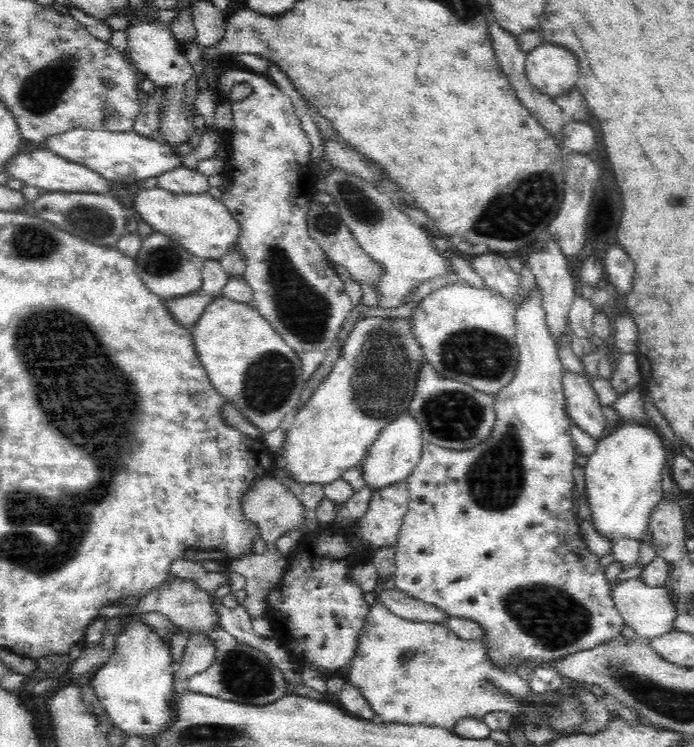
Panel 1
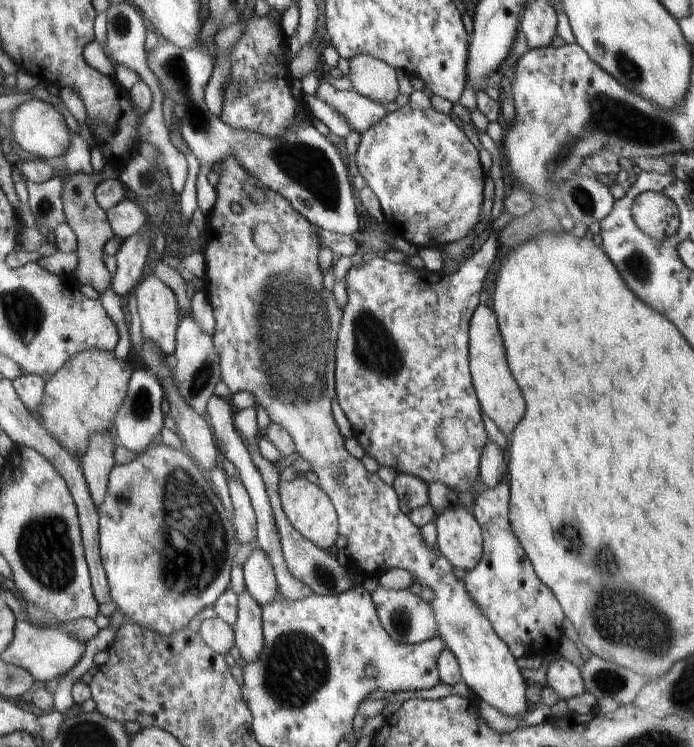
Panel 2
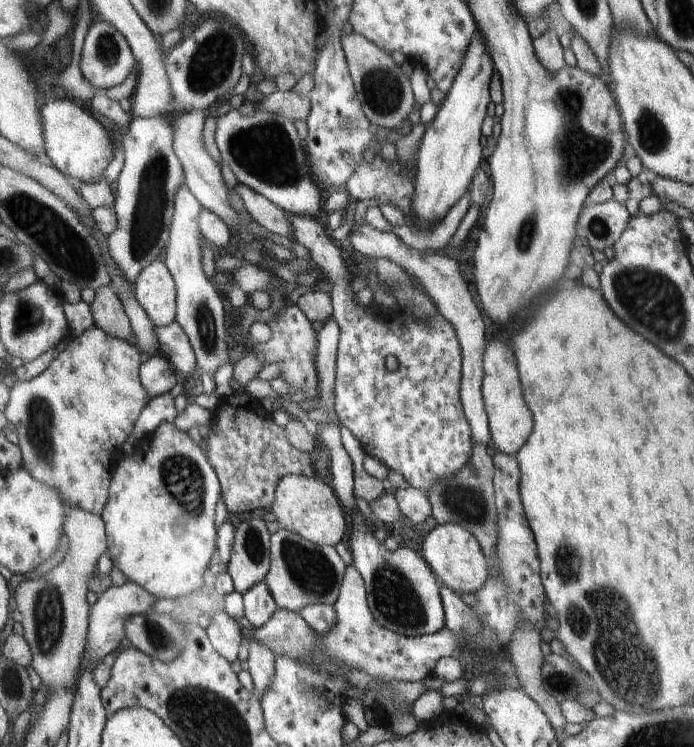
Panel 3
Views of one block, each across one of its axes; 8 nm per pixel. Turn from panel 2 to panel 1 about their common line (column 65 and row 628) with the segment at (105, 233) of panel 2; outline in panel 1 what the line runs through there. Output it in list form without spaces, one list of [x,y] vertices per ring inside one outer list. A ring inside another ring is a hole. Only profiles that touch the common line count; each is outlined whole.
[[[170,574],[169,578],[165,580],[164,584],[160,584],[158,588],[154,588],[150,594],[146,594],[141,598],[137,606],[129,608],[125,606],[106,605],[98,610],[98,617],[119,617],[122,615],[131,615],[132,618],[138,620],[141,613],[146,612],[160,612],[168,617],[177,626],[179,632],[185,634],[194,633],[211,633],[216,627],[222,627],[219,624],[217,610],[213,607],[212,594],[201,587],[198,587],[193,580],[181,579]]]

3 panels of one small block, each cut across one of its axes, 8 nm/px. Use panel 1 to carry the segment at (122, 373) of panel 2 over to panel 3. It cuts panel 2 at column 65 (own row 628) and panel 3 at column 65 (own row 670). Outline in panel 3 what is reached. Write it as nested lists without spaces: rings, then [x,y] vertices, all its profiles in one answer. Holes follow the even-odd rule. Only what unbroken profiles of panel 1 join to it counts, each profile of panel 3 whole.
[[[98,327],[70,337],[41,375],[13,384],[5,408],[7,422],[16,426],[23,468],[34,480],[58,491],[66,508],[78,507],[101,516],[109,497],[114,470],[124,457],[122,445],[132,431],[149,396],[139,379],[142,354],[128,341],[114,338]]]

